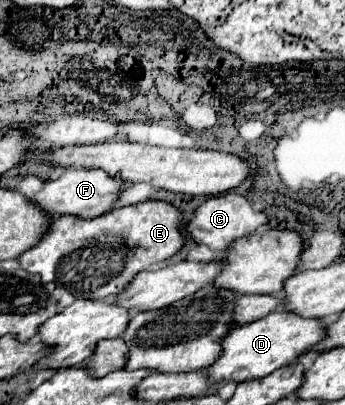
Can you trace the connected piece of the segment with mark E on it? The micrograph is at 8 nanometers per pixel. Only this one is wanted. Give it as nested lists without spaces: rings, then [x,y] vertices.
[[[160,200],[140,202],[114,208],[94,220],[78,220],[76,216],[60,216],[52,222],[50,232],[38,246],[26,250],[18,260],[30,274],[40,274],[42,282],[54,282],[76,298],[116,298],[130,280],[150,264],[164,262],[178,254],[184,246],[186,232],[184,212]]]

